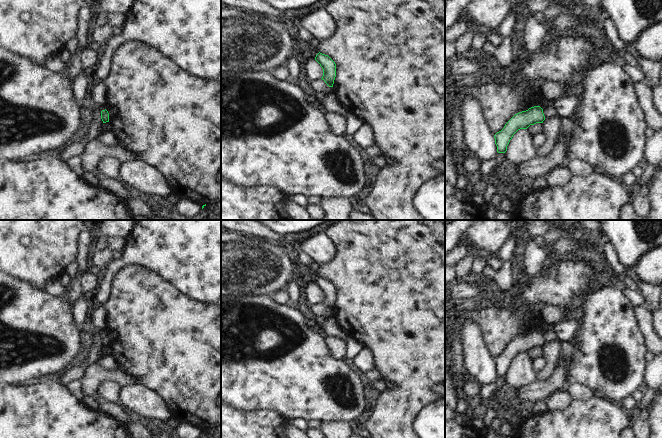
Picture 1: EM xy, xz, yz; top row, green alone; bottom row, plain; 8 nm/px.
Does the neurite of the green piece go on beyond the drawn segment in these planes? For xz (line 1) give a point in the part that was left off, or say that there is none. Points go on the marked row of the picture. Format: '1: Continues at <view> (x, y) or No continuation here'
1: No continuation here

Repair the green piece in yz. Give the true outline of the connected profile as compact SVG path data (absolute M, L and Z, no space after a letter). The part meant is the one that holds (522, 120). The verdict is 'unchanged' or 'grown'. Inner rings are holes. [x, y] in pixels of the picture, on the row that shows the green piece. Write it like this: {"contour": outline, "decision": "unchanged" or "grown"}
{"contour": "M534 106L526 111L515 114L504 126L494 135L498 153L505 153L513 135L520 129L527 129L530 125L543 123L545 116L540 106Z", "decision": "unchanged"}

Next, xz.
{"contour": "M320 52L316 55L315 60L323 69L323 76L321 79L324 80L329 87L333 87L336 77L335 62L328 55L322 54Z", "decision": "unchanged"}

